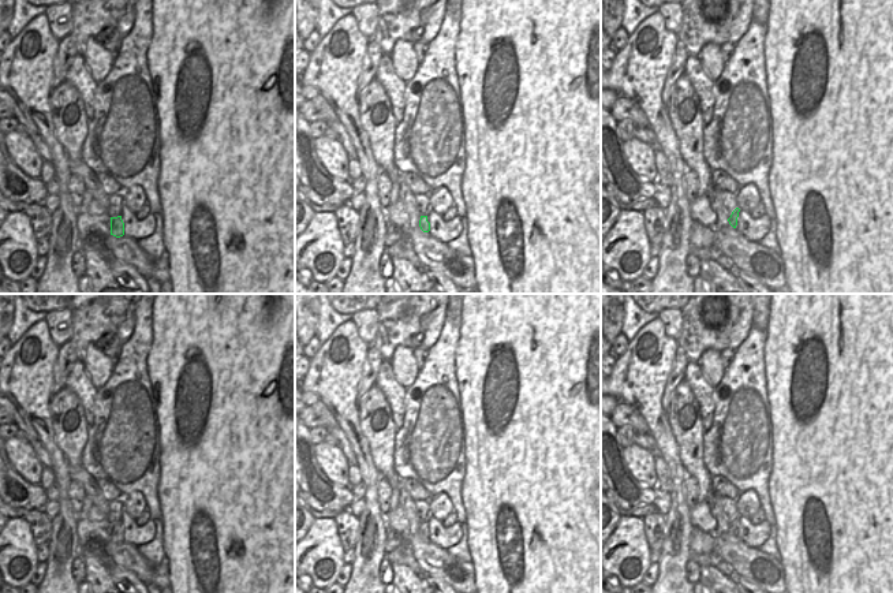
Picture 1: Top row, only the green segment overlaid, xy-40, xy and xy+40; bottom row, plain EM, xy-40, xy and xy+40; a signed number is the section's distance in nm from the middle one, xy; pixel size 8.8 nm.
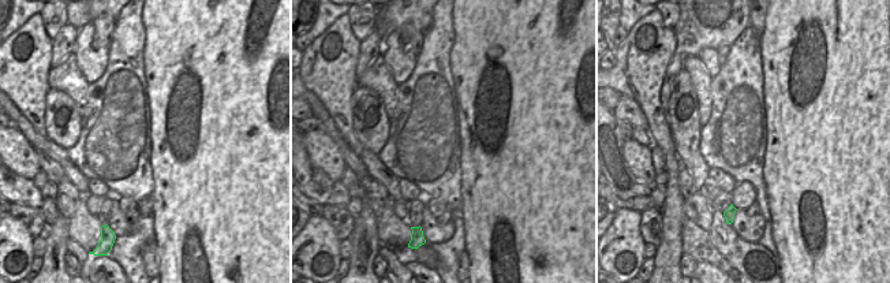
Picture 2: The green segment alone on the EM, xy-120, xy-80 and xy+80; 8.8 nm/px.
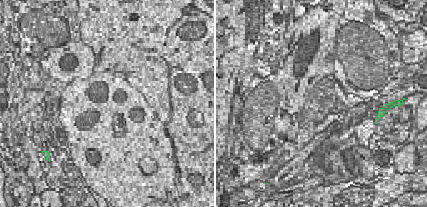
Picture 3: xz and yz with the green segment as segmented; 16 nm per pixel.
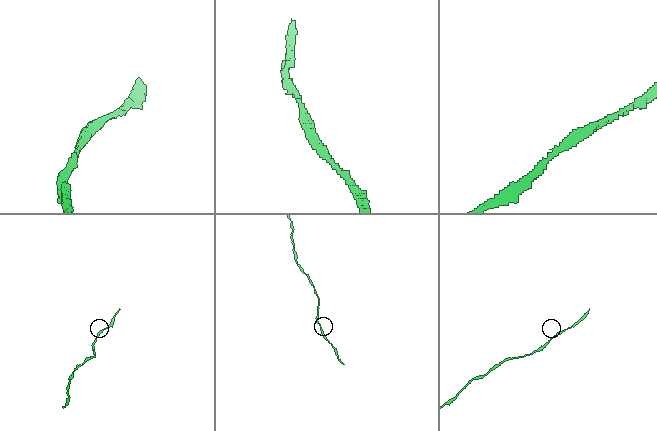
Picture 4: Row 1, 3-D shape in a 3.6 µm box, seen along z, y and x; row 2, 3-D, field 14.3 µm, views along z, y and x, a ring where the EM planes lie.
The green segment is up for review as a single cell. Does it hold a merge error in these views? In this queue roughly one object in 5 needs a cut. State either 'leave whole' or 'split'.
leave whole

